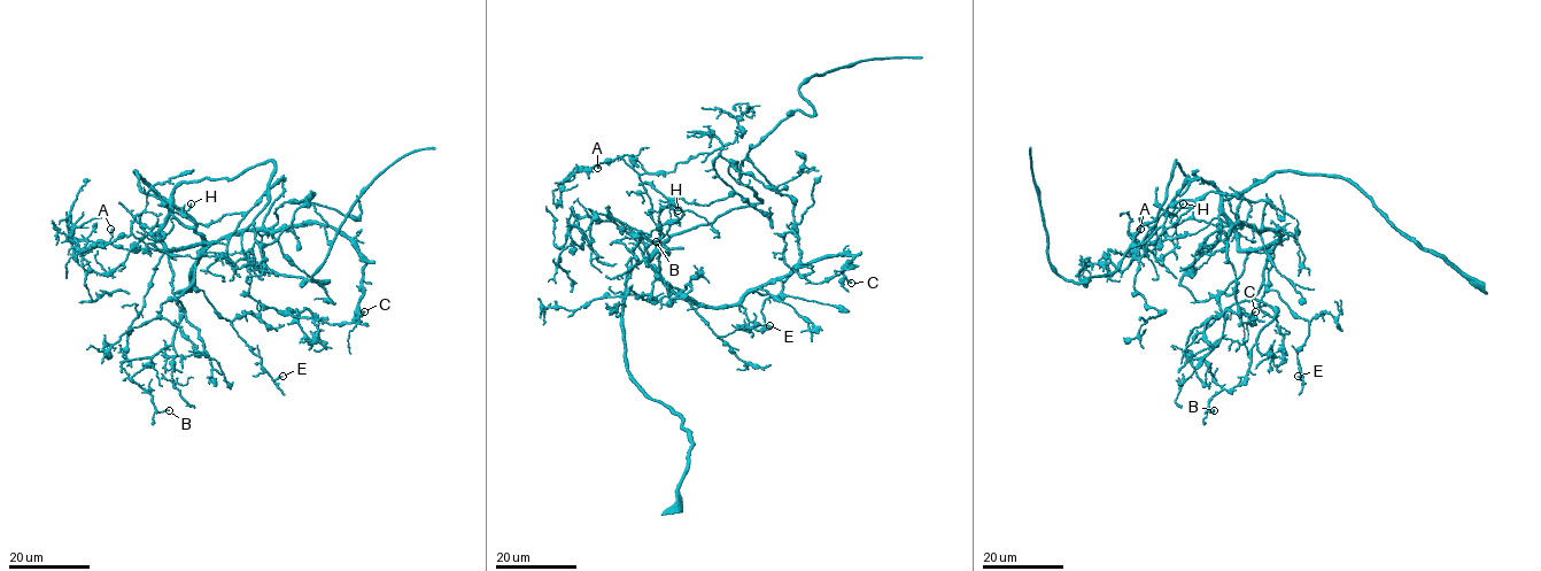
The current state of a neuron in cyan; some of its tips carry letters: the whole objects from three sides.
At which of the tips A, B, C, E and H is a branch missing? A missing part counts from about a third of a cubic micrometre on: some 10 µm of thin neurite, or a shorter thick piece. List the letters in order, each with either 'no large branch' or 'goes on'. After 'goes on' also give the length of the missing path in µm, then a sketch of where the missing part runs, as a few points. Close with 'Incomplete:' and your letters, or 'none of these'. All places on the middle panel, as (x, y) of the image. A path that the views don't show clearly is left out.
A: no large branch
B: no large branch
C: no large branch
E: no large branch
H: no large branch
Incomplete: none of these

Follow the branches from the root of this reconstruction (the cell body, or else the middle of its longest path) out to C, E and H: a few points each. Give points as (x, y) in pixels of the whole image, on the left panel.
C: (183, 183), (160, 230), (169, 249), (323, 223), (339, 230), (365, 262), (357, 314), (364, 311)
E: (183, 183), (170, 195), (161, 242), (169, 249), (208, 246), (195, 263), (194, 285), (268, 375), (283, 376)
H: (183, 183), (275, 164), (233, 265), (226, 242), (246, 214), (200, 224), (184, 214), (191, 203)

